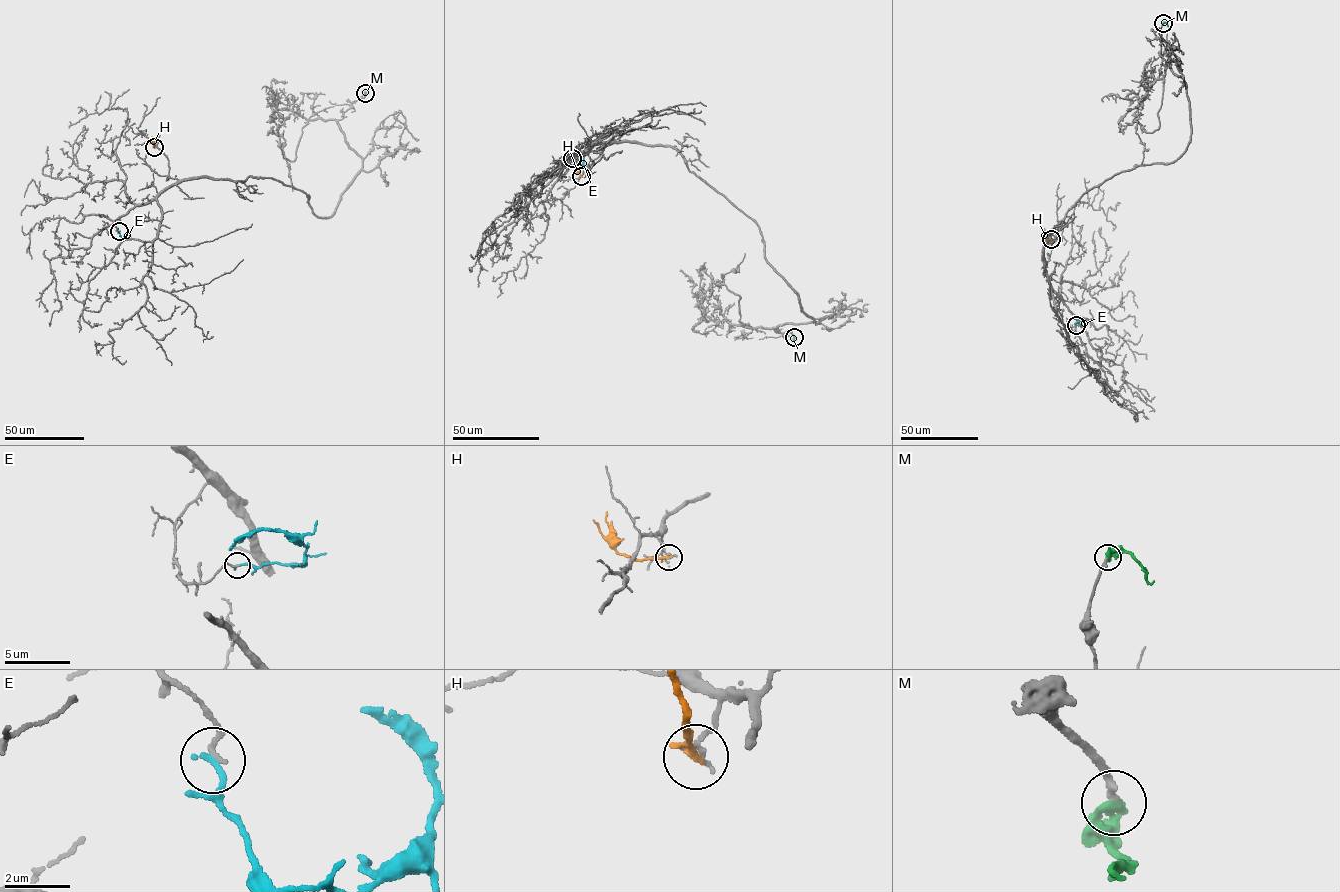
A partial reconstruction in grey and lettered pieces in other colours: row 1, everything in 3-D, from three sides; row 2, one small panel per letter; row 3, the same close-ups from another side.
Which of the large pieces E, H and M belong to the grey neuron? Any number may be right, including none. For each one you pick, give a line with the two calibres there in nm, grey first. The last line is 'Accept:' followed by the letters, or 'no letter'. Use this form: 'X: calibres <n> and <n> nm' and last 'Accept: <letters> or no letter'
M: calibres 240 and 480 nm
Accept: M

